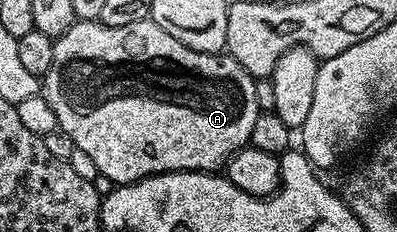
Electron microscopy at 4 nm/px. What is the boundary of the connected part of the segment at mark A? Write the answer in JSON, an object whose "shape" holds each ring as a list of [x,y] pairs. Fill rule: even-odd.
{"shape":[[[75,21],[72,28],[68,28],[68,32],[64,32],[59,38],[53,39],[54,47],[52,48],[52,64],[48,68],[44,77],[44,98],[46,94],[46,102],[50,105],[50,110],[54,113],[54,118],[58,121],[58,126],[64,133],[70,137],[70,142],[110,181],[110,184],[125,184],[127,182],[139,182],[141,178],[147,178],[153,174],[165,174],[167,170],[205,170],[207,172],[218,172],[225,167],[230,161],[230,157],[243,146],[247,145],[252,132],[252,124],[256,124],[260,113],[256,102],[256,80],[248,73],[242,65],[240,65],[231,54],[223,52],[220,54],[209,54],[208,52],[196,52],[196,48],[188,48],[188,44],[180,44],[180,40],[176,40],[176,36],[168,36],[168,32],[164,32],[164,28],[160,28],[155,22],[145,21],[136,24],[124,24],[123,26],[106,26],[103,22],[79,22]]]}

